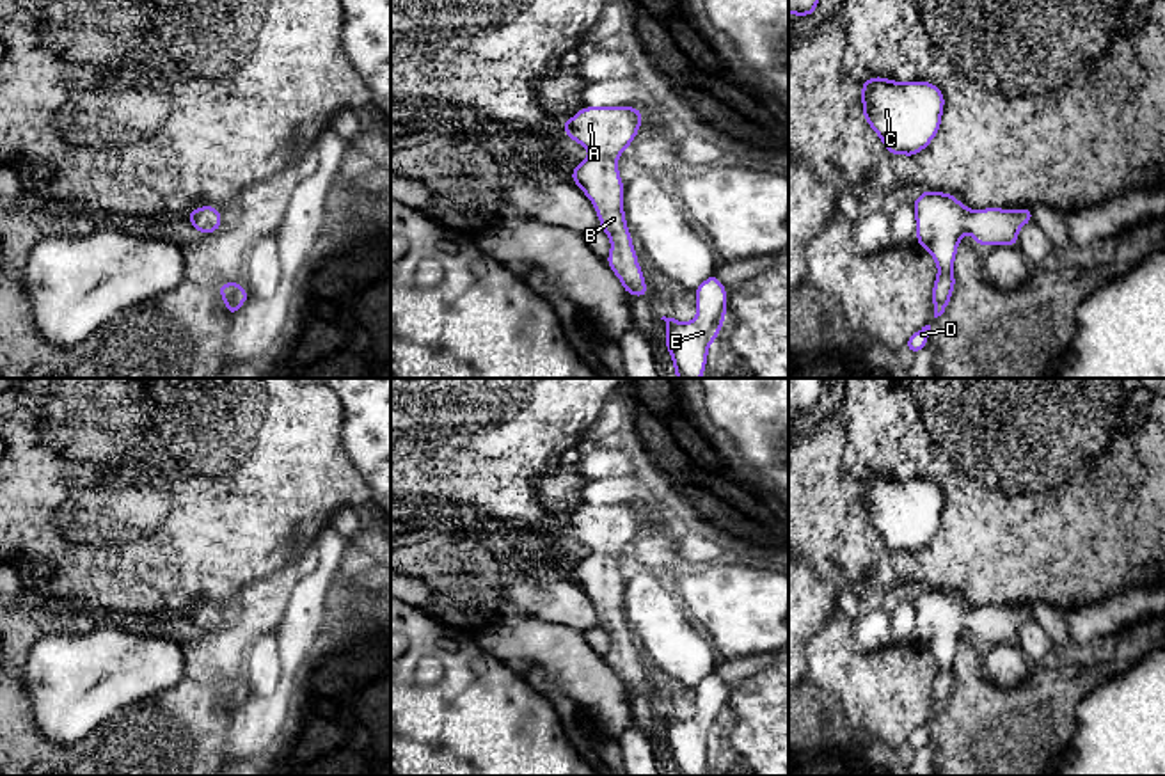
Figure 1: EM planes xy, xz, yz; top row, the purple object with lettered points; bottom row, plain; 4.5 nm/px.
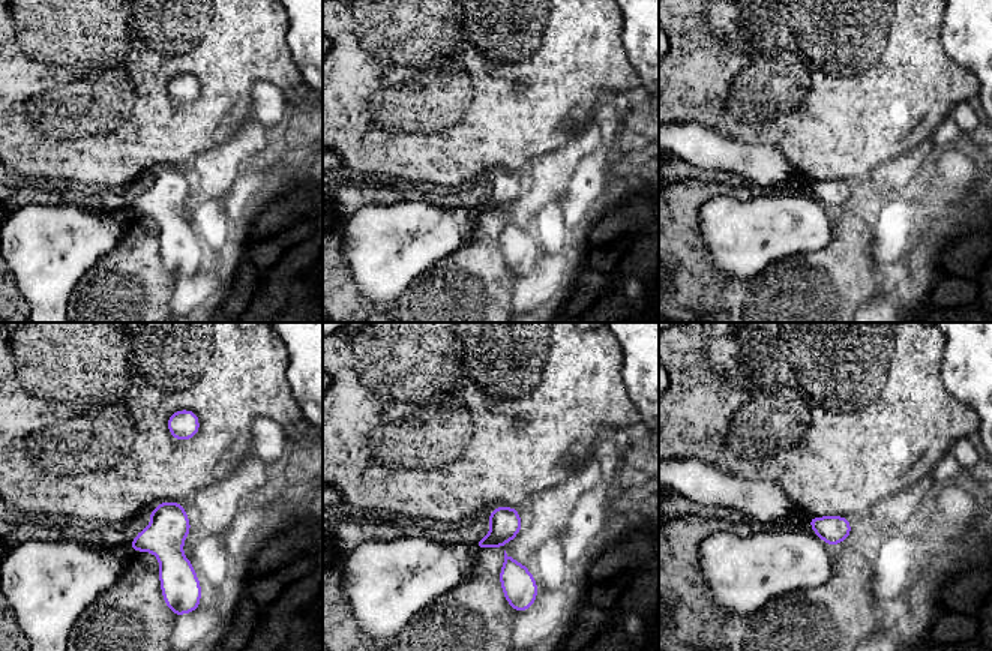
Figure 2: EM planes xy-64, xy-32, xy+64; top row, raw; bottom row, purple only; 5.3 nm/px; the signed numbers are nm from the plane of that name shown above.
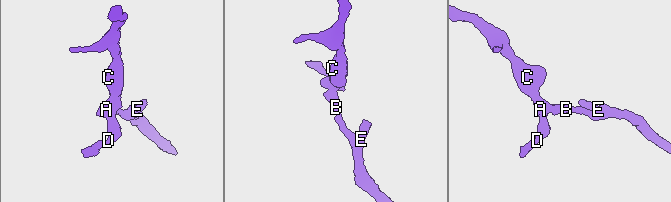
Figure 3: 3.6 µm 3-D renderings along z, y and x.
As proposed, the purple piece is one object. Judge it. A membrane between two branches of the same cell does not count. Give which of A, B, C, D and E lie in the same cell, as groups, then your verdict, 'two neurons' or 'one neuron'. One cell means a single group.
A B C D E; one neuron

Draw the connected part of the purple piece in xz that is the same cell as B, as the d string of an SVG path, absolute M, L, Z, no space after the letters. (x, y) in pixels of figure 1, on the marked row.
M582 107L563 121L563 131L591 154L575 165L570 179L591 201L611 250L606 259L627 295L648 295L643 270L623 211L623 179L616 160L634 142L643 121L636 107Z

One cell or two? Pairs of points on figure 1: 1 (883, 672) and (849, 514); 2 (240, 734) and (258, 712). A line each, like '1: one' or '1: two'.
1: two
2: one

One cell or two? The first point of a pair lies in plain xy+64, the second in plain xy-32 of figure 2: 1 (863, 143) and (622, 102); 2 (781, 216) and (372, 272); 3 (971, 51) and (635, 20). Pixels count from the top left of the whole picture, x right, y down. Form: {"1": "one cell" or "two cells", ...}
{"1": "two cells", "2": "one cell", "3": "one cell"}

